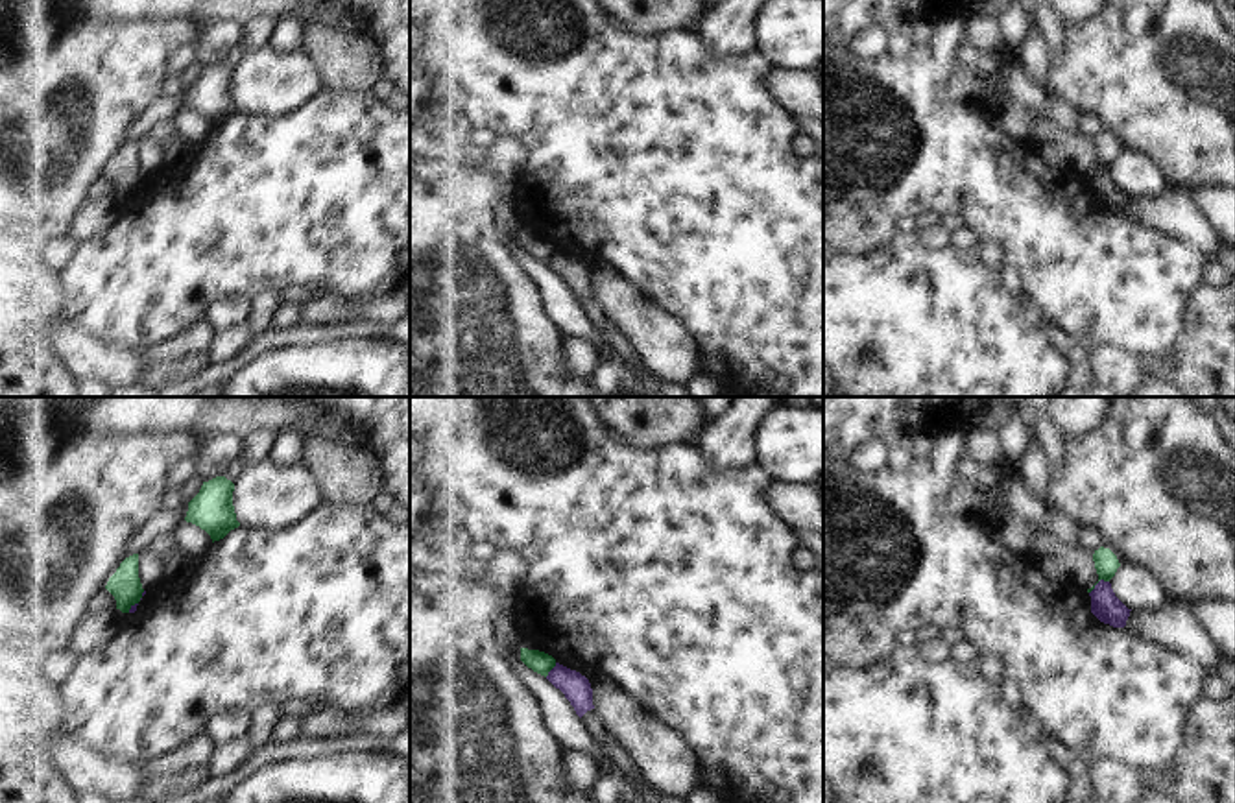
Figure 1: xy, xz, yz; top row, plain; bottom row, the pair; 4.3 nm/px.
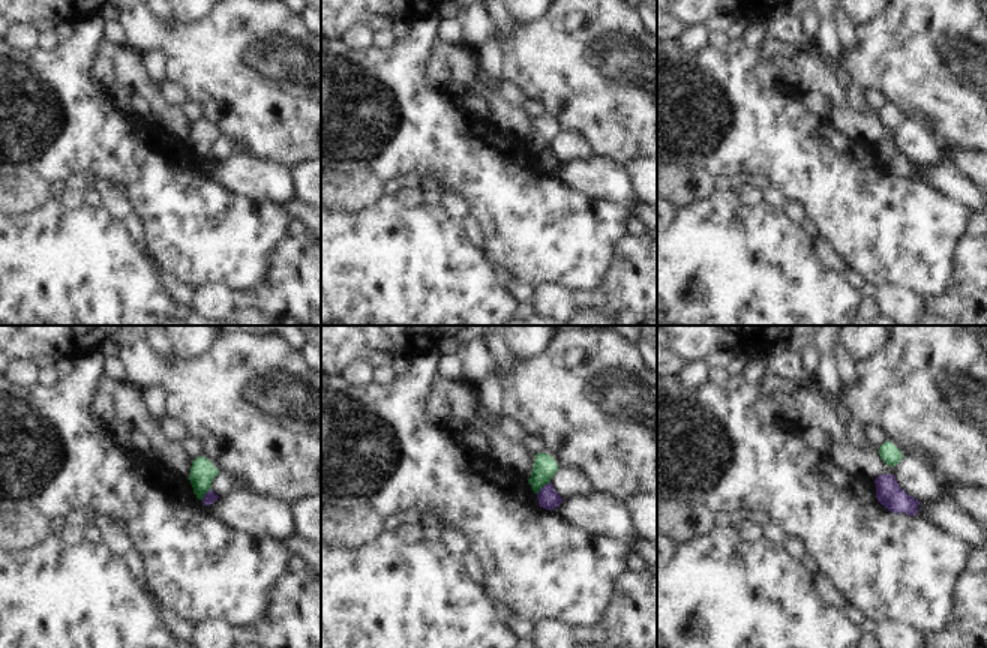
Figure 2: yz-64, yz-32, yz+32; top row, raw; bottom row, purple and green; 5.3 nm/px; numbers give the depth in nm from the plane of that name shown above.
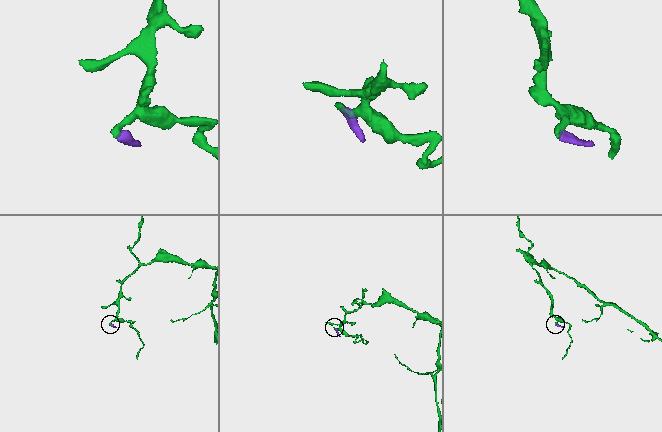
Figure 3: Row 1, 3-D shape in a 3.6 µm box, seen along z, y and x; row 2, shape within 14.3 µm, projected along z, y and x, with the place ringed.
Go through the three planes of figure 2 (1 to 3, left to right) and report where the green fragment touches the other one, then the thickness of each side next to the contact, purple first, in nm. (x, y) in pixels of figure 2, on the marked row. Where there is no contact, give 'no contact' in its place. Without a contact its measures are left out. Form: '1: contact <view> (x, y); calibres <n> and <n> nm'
1: contact yz-64 (204, 495); calibres 70 and 140 nm
2: contact yz-32 (542, 488); calibres 110 and 130 nm
3: no contact

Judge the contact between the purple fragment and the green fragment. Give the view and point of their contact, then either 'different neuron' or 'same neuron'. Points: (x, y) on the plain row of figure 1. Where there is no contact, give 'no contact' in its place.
yz (1097, 170) | different neuron

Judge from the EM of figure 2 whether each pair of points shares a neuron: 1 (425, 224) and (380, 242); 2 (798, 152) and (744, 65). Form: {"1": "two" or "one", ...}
{"1": "one", "2": "one"}

